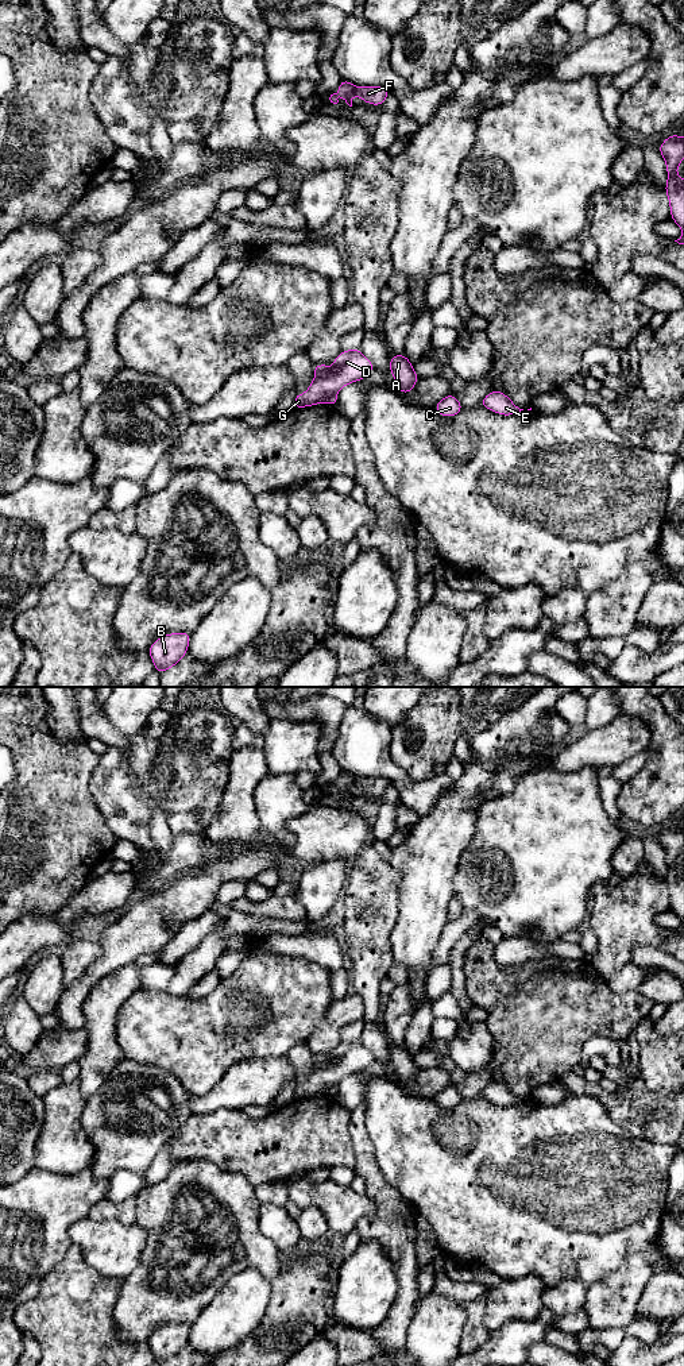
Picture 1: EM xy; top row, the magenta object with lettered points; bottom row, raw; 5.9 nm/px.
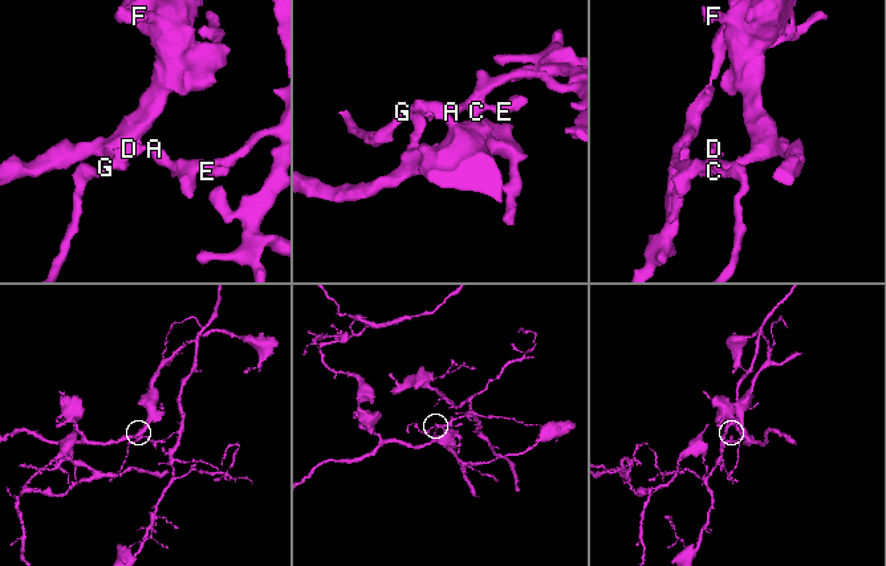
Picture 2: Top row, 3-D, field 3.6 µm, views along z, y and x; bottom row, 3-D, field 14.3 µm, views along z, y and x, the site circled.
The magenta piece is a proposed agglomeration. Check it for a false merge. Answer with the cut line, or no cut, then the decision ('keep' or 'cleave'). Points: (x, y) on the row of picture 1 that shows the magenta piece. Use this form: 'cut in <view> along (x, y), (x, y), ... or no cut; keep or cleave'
cut in xy along (336, 392), (331, 392), (324, 401); cleave

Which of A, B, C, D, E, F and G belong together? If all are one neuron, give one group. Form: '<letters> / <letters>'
A B C D E G / F

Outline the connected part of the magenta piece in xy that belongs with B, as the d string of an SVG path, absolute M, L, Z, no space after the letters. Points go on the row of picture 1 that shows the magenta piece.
M170 633L156 638L148 648L158 674L174 667L186 653L190 643L190 633Z

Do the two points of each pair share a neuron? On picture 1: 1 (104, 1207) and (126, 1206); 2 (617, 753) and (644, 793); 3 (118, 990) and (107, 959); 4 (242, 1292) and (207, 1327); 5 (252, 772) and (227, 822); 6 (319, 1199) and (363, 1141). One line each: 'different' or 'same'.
1: same
2: different
3: different
4: same
5: same
6: different

